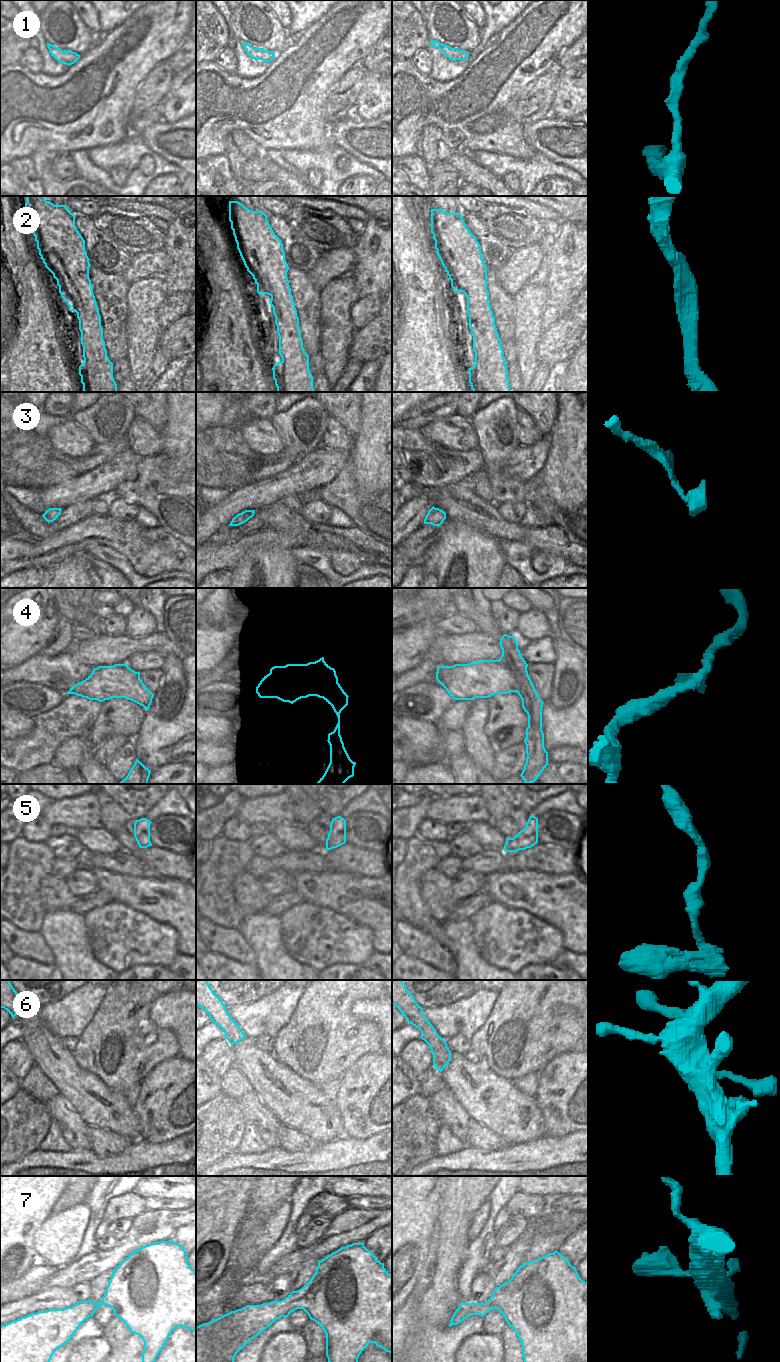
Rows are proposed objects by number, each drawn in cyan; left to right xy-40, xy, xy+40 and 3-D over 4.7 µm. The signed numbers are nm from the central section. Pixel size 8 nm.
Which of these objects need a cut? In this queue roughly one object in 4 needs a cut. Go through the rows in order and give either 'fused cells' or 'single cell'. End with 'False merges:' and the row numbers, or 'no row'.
1: single cell
2: single cell
3: single cell
4: fused cells
5: single cell
6: single cell
7: single cell
False merges: 4

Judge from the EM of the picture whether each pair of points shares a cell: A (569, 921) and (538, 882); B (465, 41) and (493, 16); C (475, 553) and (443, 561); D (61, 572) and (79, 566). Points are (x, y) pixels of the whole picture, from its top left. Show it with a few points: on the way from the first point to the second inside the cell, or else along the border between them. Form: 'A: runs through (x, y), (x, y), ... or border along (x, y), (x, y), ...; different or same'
A: runs through (561, 911), (542, 892); same
B: border along (481, 28), (481, 38), (472, 50); different
C: runs through (467, 553), (461, 550), (451, 554); same
D: runs through (65, 572), (72, 572), (75, 569); same

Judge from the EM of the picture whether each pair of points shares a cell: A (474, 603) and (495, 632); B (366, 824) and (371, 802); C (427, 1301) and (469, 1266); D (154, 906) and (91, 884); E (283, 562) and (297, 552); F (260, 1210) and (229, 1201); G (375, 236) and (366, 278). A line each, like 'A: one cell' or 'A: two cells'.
A: one cell
B: two cells
C: two cells
D: two cells
E: two cells
F: two cells
G: one cell

